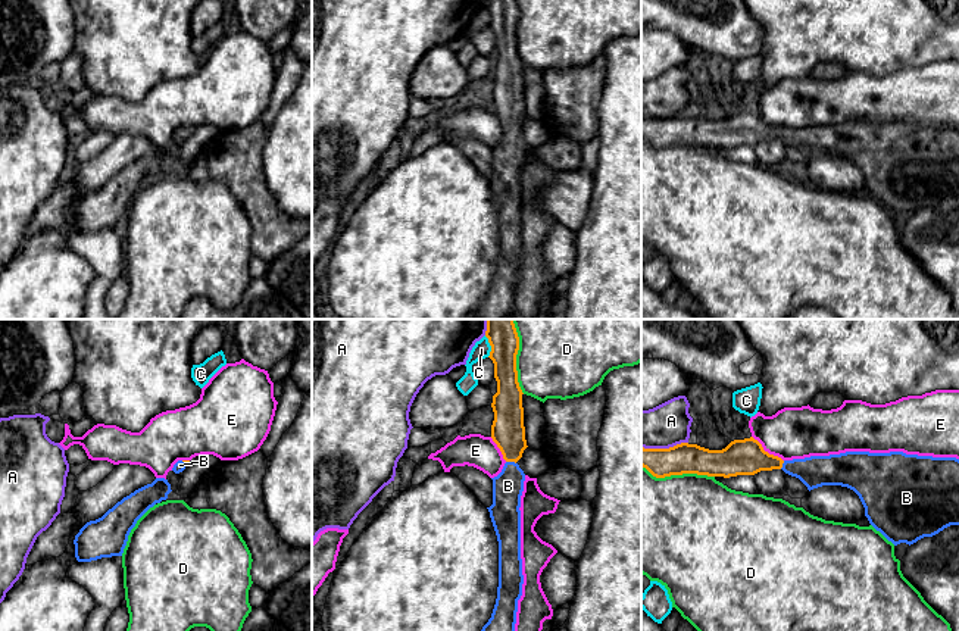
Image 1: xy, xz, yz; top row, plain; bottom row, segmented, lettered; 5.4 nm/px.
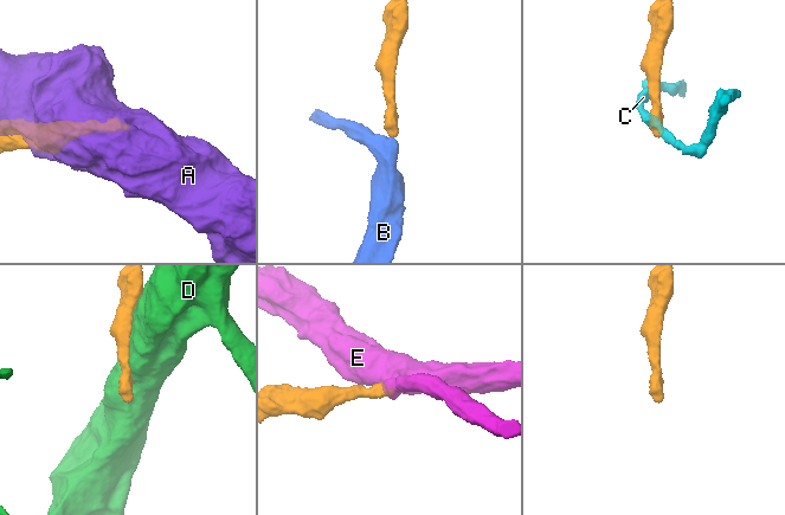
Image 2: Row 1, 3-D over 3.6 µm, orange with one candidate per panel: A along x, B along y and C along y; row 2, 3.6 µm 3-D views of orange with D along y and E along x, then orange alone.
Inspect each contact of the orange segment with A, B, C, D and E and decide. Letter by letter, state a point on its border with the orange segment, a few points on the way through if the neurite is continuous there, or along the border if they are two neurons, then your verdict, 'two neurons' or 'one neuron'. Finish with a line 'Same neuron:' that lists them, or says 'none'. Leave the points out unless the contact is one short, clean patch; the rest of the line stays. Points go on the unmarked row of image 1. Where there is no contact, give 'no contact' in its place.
A: meets orange in yz at (664, 119); two neurons
B: meets orange in xz at (511, 131); runs through xz (508, 102), (511, 131), (511, 152), (508, 156); one neuron
C: meets orange in xz at (490, 15); border along xz (484, 6), (490, 16), (489, 27); two neurons
D: meets orange in yz at (678, 144); two neurons
E: meets orange in yz at (767, 122); border along yz (752, 106), (765, 121), (783, 131); two neurons
Same neuron: B

